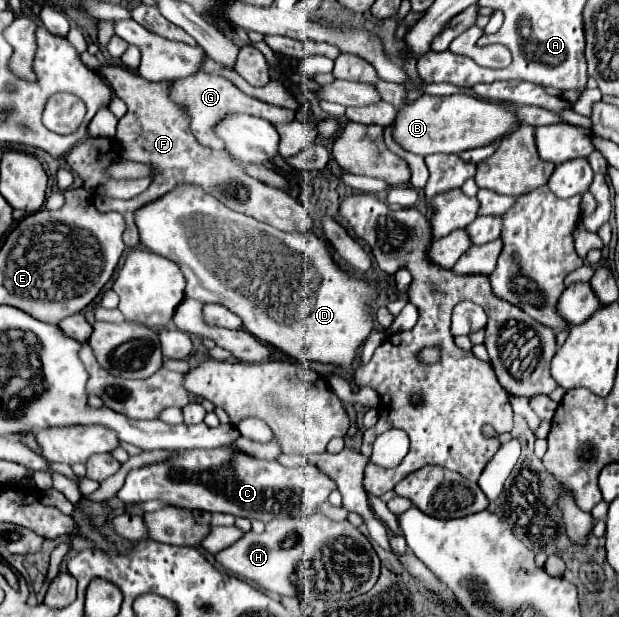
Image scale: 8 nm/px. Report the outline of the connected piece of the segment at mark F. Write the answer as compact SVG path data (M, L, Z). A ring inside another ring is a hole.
M107 67L105 79L115 91L115 95L123 99L127 105L127 113L119 119L117 135L115 135L121 157L127 161L147 163L155 169L155 173L151 175L149 189L143 191L137 199L119 201L119 199L109 199L99 193L93 195L93 205L99 211L117 211L125 217L125 245L127 247L139 247L139 235L133 223L133 213L139 207L163 197L165 193L185 183L197 185L205 193L219 199L229 209L249 215L257 221L269 223L281 231L303 231L303 233L315 231L315 223L311 215L297 199L293 199L291 195L287 195L285 191L277 187L271 187L247 175L245 169L225 149L213 151L195 141L195 135L191 133L191 125L187 125L187 109L179 109L175 101L169 101L167 97L167 89L171 89L169 81L153 83L139 77L137 71L131 71L125 67Z

